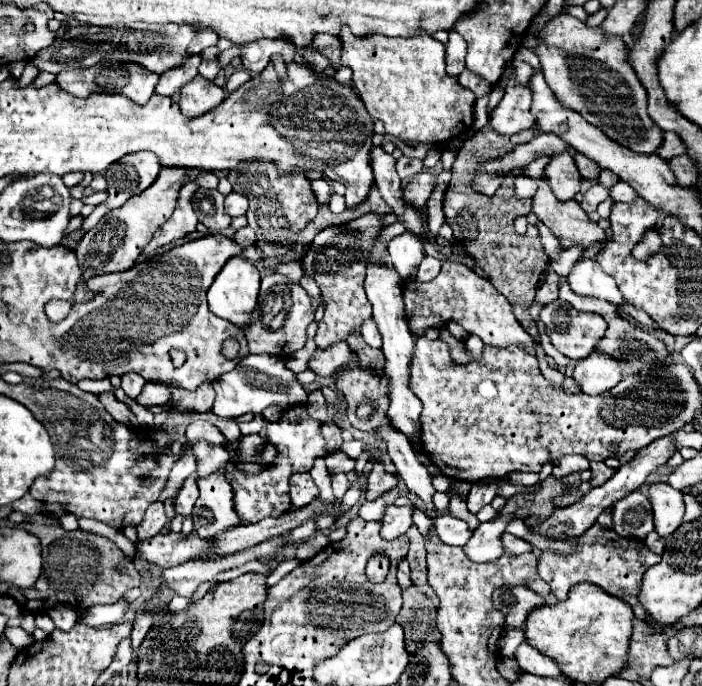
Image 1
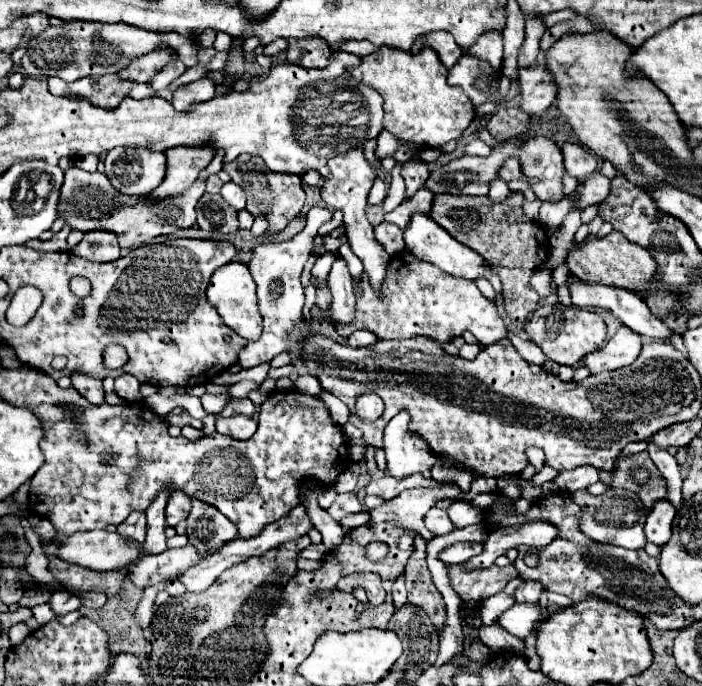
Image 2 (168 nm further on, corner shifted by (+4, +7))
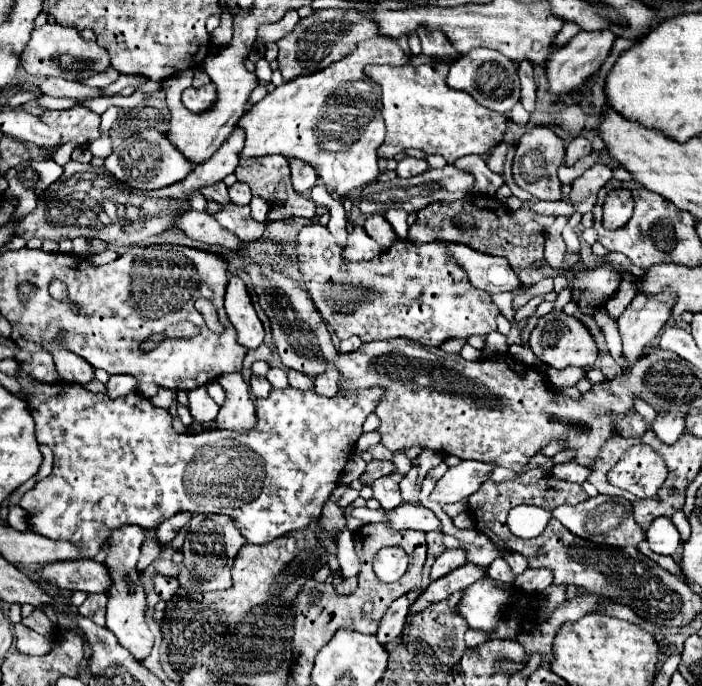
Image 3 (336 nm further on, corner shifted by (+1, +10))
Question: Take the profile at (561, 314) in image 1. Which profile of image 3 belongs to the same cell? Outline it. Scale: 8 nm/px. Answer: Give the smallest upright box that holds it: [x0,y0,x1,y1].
[529,309,599,369]

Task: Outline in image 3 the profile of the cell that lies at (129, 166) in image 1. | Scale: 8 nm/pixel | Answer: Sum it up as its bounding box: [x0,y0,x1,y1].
[105,125,193,191]

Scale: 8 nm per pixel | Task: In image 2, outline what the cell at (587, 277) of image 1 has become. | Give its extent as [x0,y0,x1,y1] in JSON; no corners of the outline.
[570,280,672,338]

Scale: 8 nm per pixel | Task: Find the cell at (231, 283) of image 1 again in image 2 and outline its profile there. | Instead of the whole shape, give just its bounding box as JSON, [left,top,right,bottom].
[206,262,262,340]

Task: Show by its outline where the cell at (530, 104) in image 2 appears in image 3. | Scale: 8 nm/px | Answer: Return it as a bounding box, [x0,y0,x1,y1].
[547,29,615,93]

